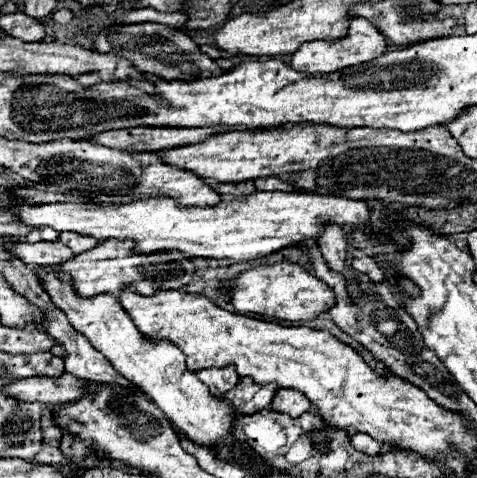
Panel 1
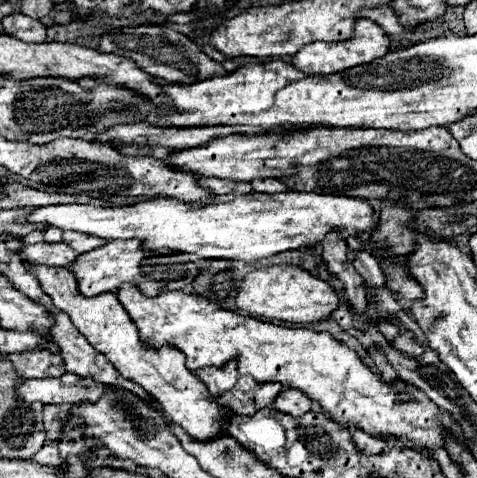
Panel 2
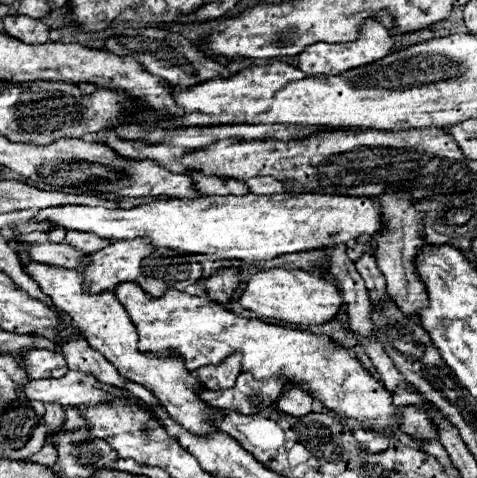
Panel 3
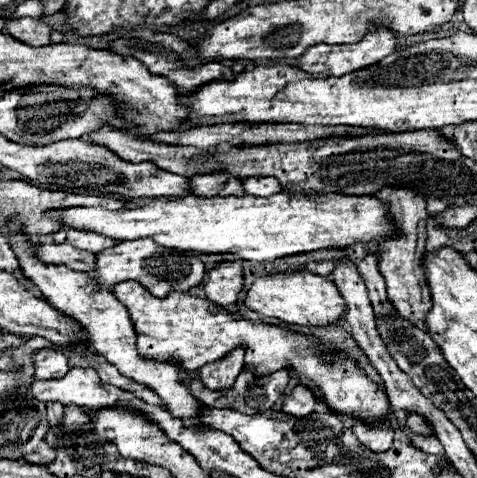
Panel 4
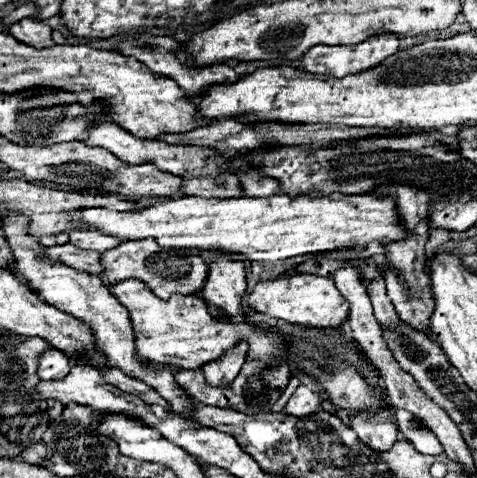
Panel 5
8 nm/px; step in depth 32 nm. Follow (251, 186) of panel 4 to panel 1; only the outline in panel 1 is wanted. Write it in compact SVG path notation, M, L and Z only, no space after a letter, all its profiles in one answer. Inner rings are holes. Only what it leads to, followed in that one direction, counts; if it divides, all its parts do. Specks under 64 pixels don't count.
M260 178L260 180L254 180L256 188L258 190L266 190L266 192L272 192L272 190L282 190L282 192L296 192L296 188L288 182L282 182L280 178Z

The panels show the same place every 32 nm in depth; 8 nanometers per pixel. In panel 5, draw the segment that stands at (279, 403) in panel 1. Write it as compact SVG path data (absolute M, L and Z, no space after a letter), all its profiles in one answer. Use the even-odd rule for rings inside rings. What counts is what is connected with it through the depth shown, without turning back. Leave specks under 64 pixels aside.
M300 384L294 394L290 396L284 412L286 414L292 414L292 416L308 416L312 412L318 410L318 406L322 404L322 396L312 390L312 386L306 386L306 384Z

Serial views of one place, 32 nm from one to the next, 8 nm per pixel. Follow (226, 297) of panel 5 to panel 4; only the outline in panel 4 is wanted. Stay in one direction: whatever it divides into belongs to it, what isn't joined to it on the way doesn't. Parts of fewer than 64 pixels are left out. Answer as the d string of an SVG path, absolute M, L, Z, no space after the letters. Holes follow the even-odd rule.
M238 262L220 264L210 270L208 280L204 284L204 294L216 306L222 306L230 312L236 312L238 292L242 290L242 266Z

